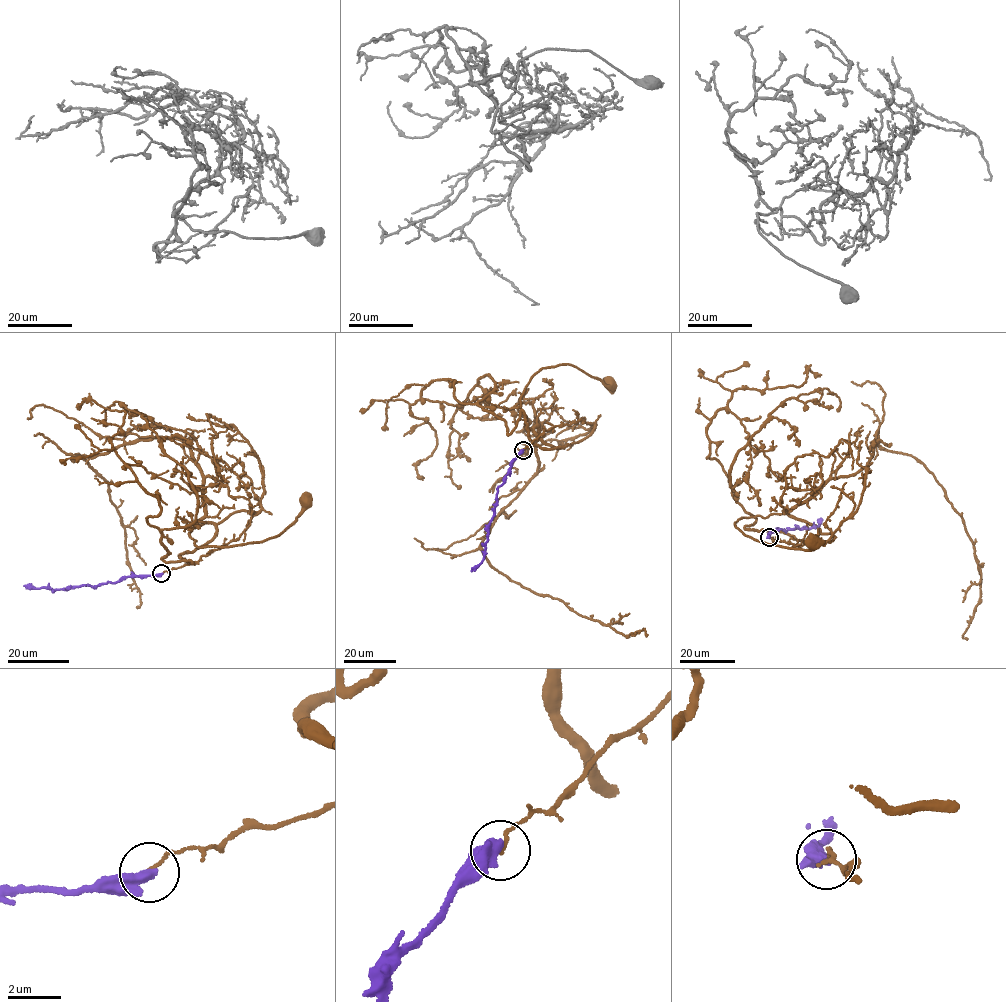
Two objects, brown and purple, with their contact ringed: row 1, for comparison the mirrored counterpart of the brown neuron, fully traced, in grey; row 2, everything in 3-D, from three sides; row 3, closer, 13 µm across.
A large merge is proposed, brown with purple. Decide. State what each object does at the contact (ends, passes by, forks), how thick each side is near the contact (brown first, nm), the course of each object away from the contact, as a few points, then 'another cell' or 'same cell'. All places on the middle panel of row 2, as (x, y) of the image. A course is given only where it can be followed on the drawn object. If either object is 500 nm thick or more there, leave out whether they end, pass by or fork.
90 nm thick on the brown side, 500 nm on the other; brown runs (523, 451), (552, 428), (594, 427), (556, 448), (526, 427), (521, 399), (542, 369), (570, 364), (612, 383); purple runs (523, 450), (498, 487), (485, 554), (471, 571); another cell

